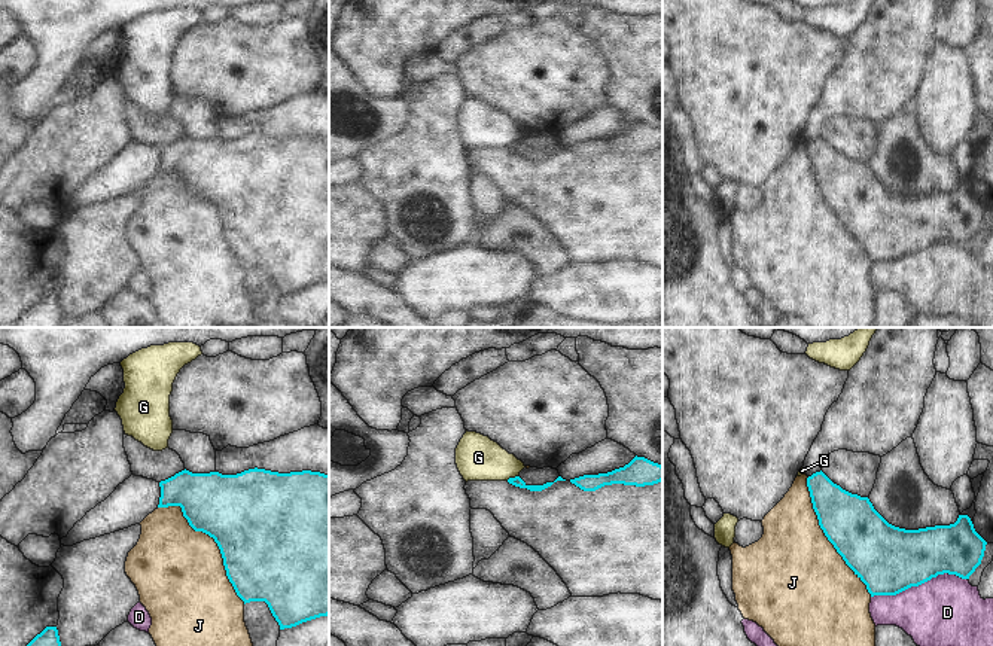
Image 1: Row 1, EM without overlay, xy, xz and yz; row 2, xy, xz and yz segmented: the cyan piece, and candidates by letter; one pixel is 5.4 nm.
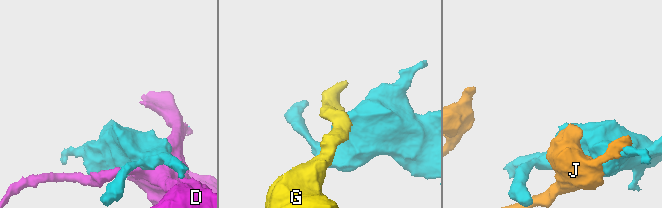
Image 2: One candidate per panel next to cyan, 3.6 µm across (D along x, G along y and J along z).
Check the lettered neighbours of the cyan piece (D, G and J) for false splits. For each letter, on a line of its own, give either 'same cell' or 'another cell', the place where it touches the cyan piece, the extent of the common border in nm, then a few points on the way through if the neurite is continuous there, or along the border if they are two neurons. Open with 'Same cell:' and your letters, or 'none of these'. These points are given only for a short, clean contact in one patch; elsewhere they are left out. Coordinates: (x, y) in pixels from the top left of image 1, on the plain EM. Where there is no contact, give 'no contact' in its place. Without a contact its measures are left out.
Same cell: none of these
D: another cell | yz (919, 250) | 550 nm
G: another cell | xz (511, 145) | 70 nm | along xz (517, 142), (506, 146)
J: another cell | xy (215, 207) | 700 nm

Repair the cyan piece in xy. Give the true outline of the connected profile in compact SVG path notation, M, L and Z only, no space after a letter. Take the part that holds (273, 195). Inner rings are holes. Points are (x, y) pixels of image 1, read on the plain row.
M258 134L237 141L185 135L159 153L158 174L180 173L195 198L214 205L226 243L244 271L265 268L280 296L329 281L329 141Z

